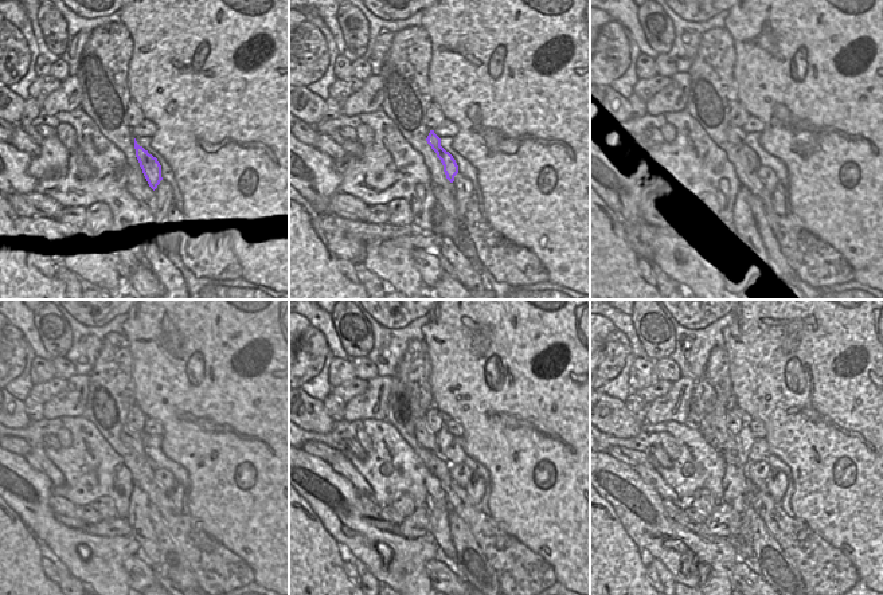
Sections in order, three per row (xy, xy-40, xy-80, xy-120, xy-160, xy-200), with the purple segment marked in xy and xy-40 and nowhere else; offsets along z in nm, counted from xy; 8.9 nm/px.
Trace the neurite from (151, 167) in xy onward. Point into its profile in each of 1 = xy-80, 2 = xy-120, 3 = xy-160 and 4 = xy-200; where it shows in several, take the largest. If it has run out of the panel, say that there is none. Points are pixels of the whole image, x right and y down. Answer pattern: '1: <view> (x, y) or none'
1: xy-80 (737, 136)
2: xy-120 (133, 439)
3: xy-160 (424, 435)
4: xy-200 (714, 425)

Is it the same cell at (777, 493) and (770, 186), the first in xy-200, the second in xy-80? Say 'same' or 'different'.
different

